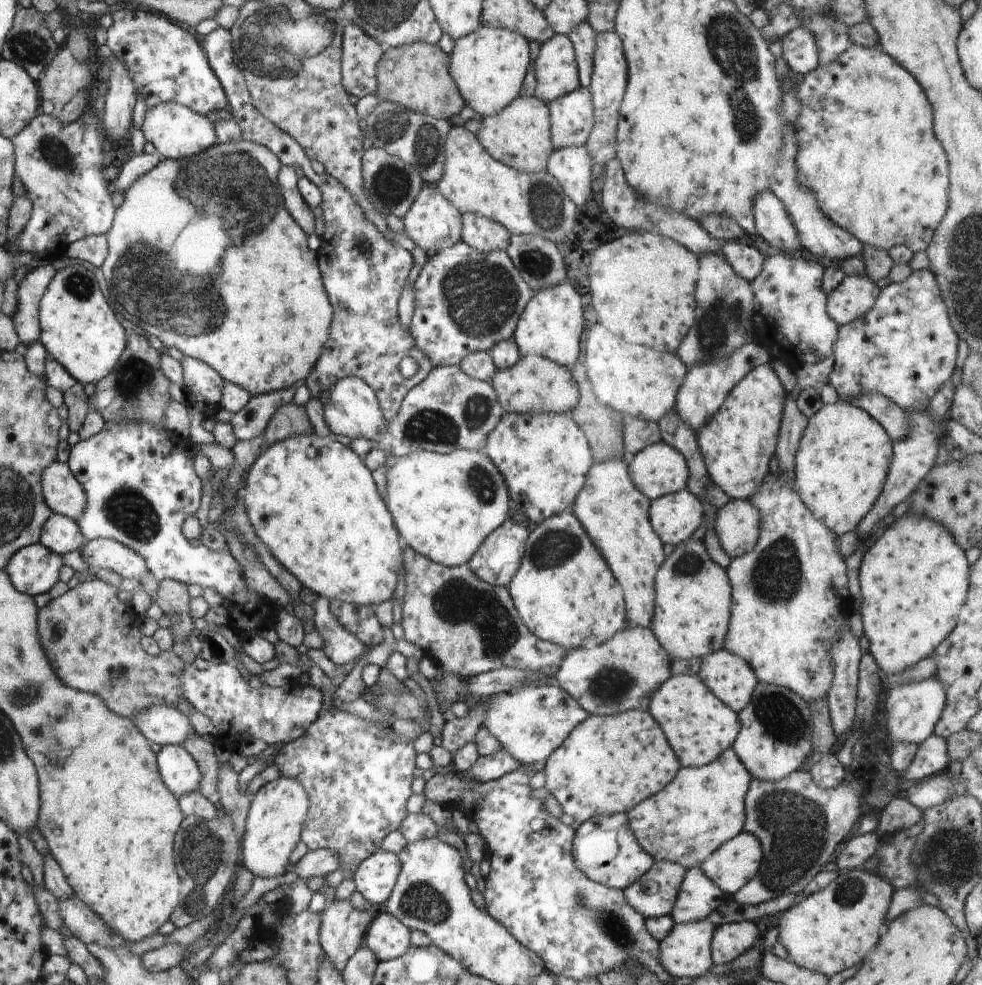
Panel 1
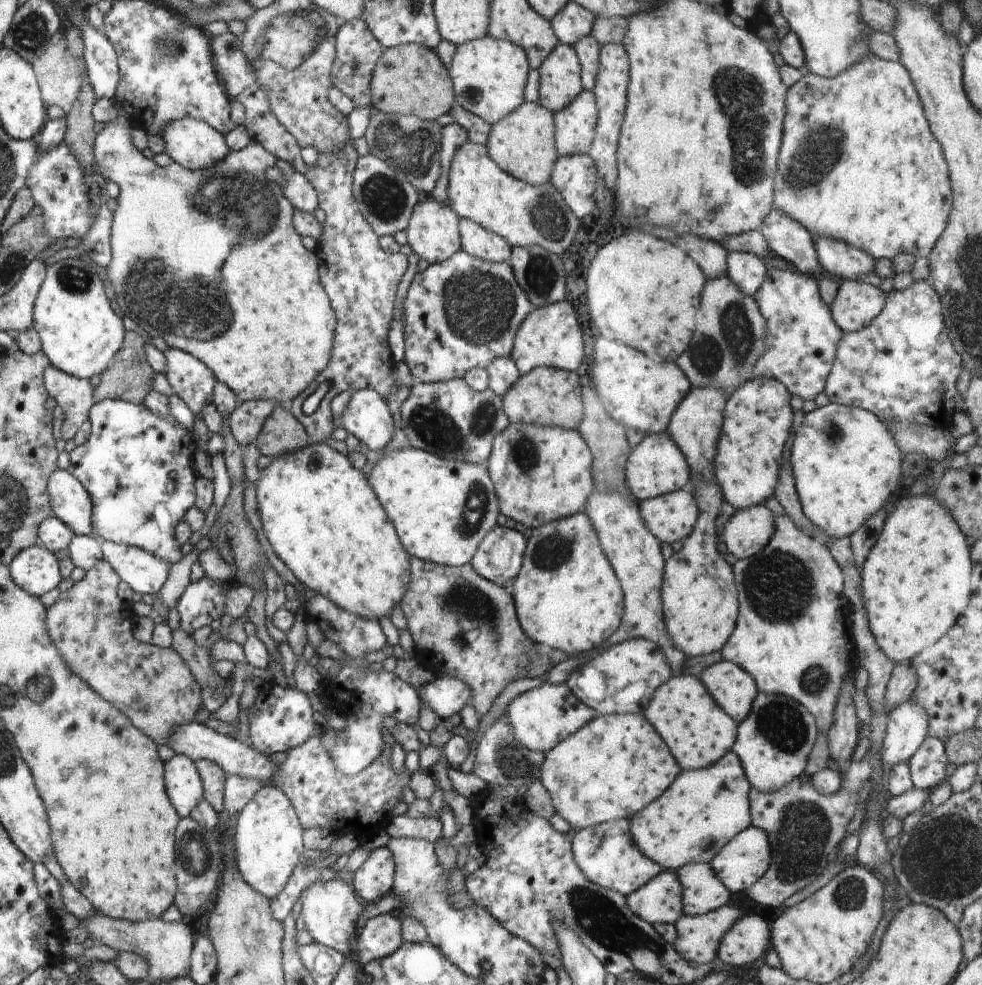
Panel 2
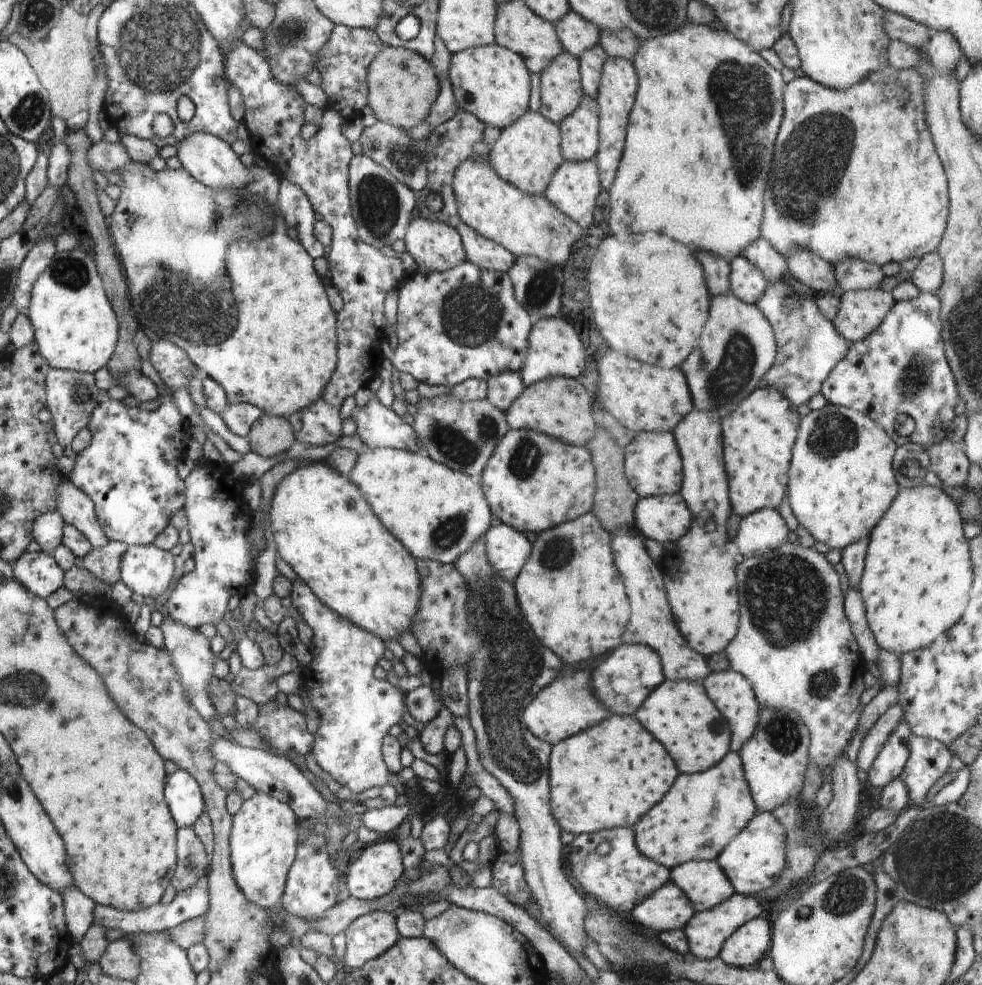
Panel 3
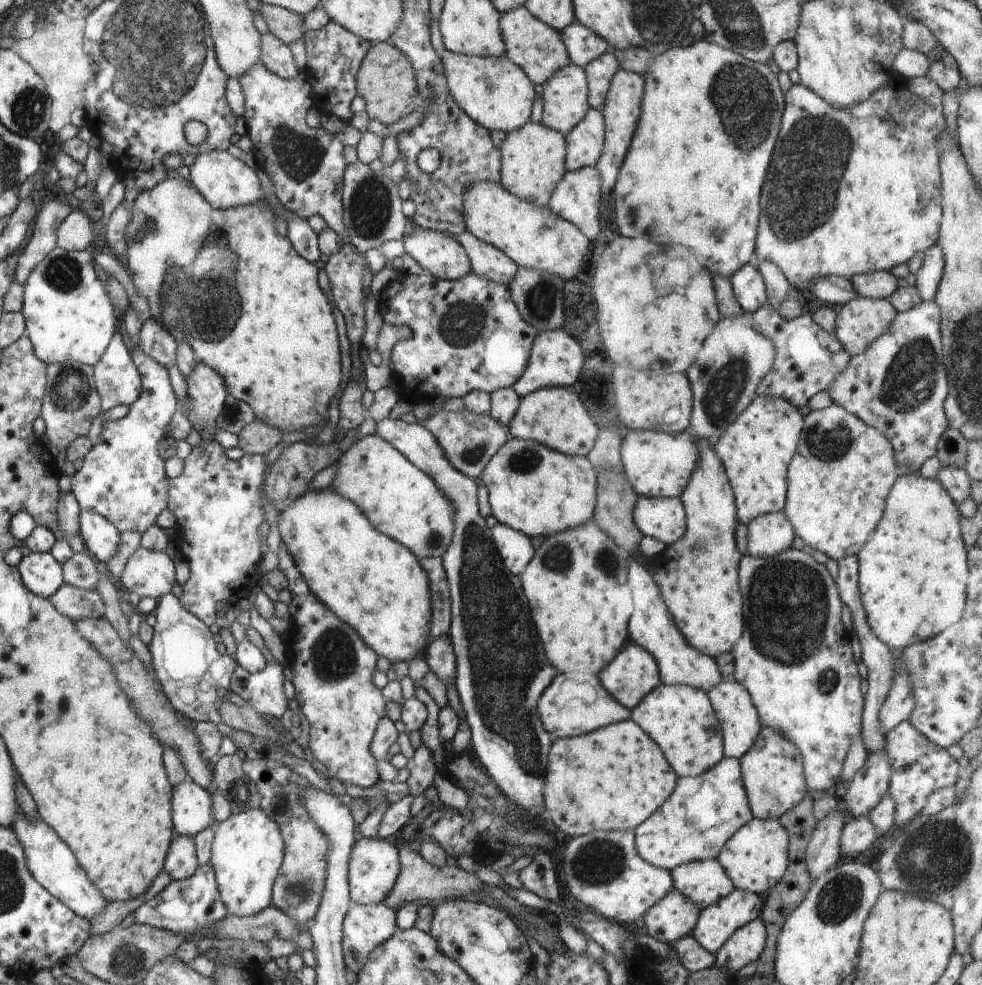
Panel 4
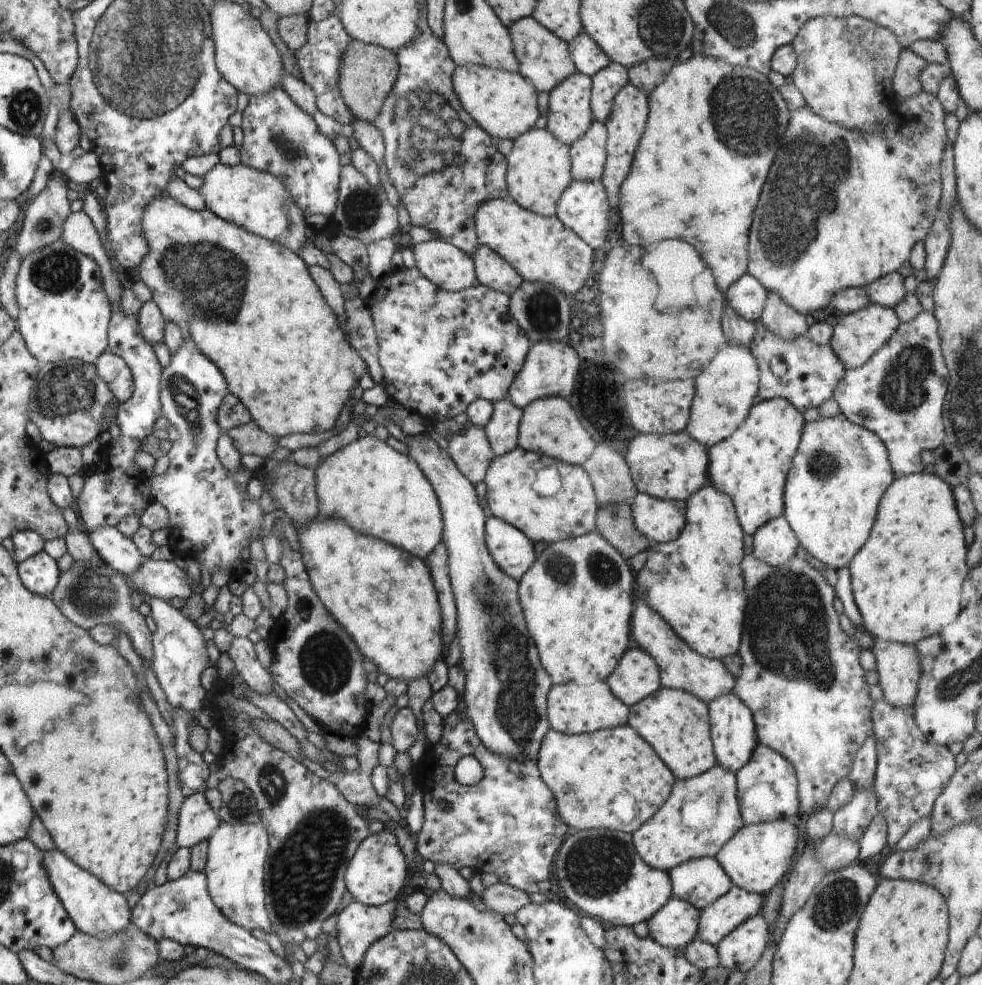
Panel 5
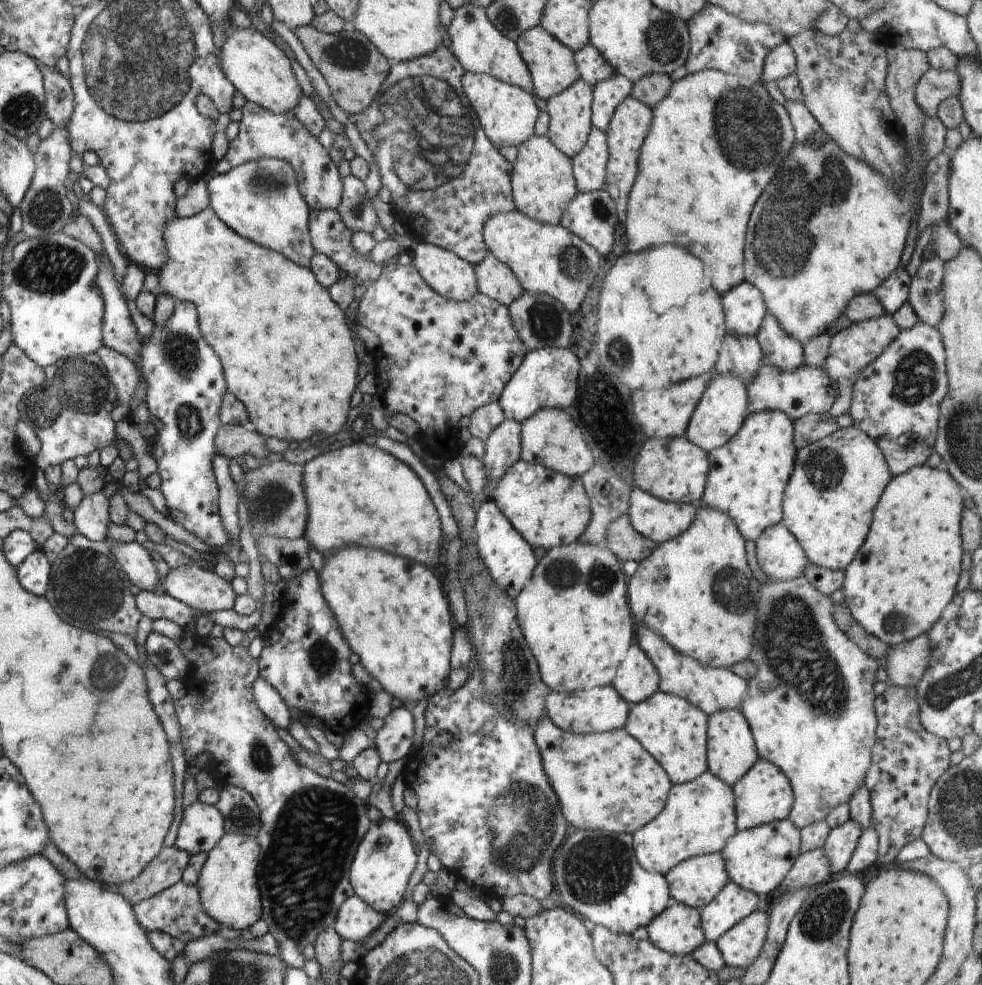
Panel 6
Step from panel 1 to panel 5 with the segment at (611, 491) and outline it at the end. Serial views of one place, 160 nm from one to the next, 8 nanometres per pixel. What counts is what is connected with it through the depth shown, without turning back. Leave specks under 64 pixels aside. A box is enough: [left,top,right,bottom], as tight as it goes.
[631,588,736,704]

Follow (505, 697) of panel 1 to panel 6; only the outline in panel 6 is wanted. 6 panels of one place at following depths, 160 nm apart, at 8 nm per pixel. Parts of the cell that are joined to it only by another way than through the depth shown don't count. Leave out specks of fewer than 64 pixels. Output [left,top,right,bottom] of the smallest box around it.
[545,685,630,734]

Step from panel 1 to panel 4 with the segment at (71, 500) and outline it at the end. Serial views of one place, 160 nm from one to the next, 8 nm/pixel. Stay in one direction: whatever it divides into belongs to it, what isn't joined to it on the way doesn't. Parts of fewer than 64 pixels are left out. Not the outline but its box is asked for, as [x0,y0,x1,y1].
[79,510,122,564]

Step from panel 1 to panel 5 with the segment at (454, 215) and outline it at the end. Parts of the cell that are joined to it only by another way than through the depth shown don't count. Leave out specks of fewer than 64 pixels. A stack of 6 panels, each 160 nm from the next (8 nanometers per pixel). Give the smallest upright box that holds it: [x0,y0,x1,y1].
[414,239,476,293]

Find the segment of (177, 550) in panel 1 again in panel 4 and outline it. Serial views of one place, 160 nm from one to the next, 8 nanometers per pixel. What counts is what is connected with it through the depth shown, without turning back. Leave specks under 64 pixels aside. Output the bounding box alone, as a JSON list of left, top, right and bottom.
[71,346,176,535]

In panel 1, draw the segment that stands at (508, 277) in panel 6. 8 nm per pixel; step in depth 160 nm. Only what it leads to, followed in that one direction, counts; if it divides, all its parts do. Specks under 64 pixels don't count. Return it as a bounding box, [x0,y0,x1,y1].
[461,213,511,252]

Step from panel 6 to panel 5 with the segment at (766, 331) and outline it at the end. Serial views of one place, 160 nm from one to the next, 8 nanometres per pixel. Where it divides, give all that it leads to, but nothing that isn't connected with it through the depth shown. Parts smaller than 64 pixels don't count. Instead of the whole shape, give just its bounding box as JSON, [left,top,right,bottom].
[760,291,809,342]

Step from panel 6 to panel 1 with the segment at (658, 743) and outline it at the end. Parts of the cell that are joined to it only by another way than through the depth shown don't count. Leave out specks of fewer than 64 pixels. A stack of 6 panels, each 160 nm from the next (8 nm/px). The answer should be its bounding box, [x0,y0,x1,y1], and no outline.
[649,675,740,767]

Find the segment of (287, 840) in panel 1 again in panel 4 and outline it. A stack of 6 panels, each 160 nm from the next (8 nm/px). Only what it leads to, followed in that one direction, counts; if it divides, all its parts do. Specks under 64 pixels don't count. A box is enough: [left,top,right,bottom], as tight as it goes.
[209,808,284,917]

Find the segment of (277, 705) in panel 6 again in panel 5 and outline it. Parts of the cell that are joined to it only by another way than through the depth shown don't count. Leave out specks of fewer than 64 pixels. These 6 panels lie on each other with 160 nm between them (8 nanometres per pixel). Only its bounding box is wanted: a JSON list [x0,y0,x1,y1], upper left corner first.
[227,637,274,695]

